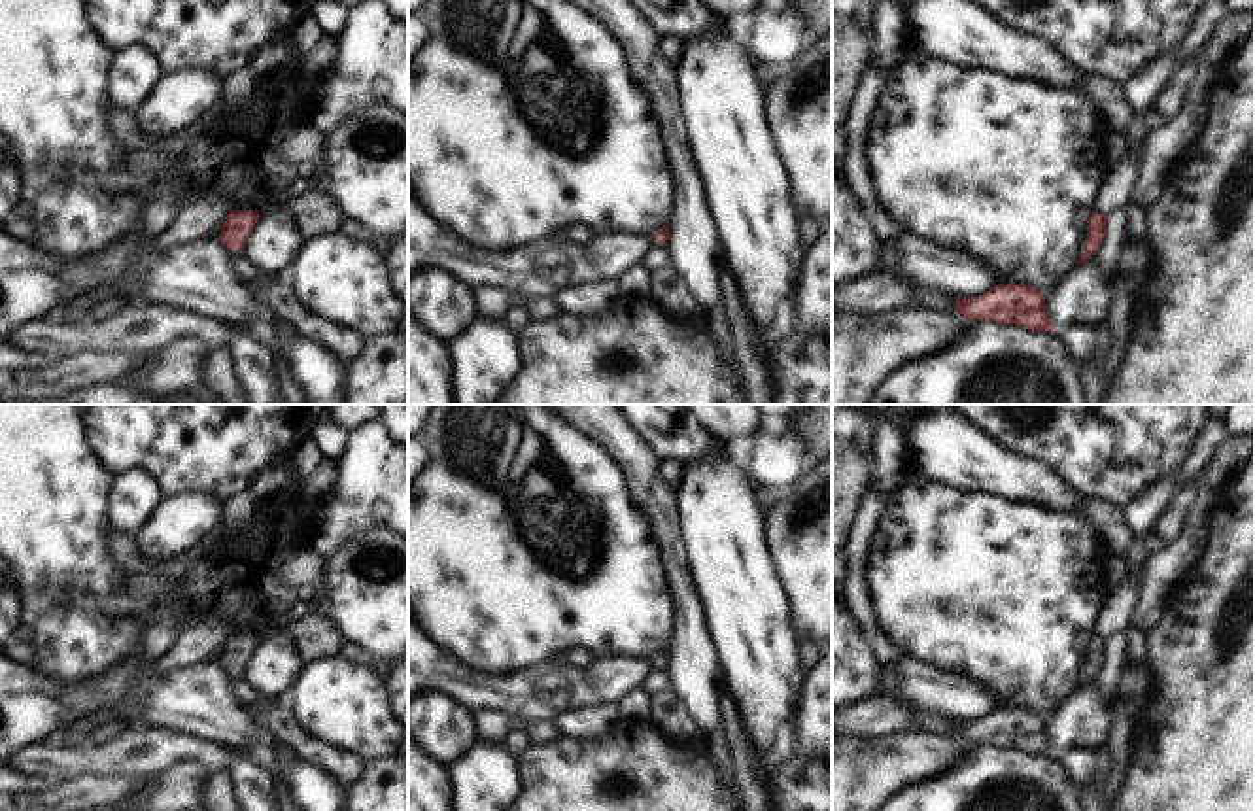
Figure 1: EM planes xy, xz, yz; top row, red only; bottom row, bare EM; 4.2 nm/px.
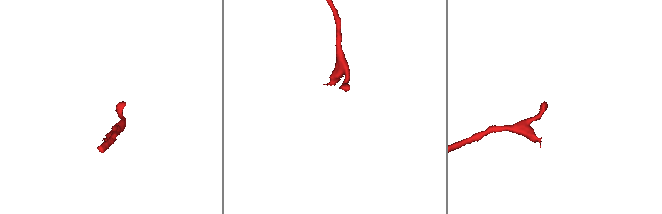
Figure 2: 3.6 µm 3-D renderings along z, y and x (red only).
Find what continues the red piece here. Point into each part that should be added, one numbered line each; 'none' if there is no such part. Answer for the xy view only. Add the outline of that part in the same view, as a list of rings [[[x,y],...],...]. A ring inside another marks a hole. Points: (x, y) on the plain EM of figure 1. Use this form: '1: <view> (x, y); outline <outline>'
none

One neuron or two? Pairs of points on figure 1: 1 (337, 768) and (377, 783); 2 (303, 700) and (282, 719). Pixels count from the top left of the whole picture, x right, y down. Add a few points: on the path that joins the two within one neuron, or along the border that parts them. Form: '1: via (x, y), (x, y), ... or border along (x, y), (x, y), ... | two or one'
1: border along (365, 762), (360, 777), (348, 789) | two
2: border along (284, 700), (295, 721), (309, 734), (322, 740) | two

